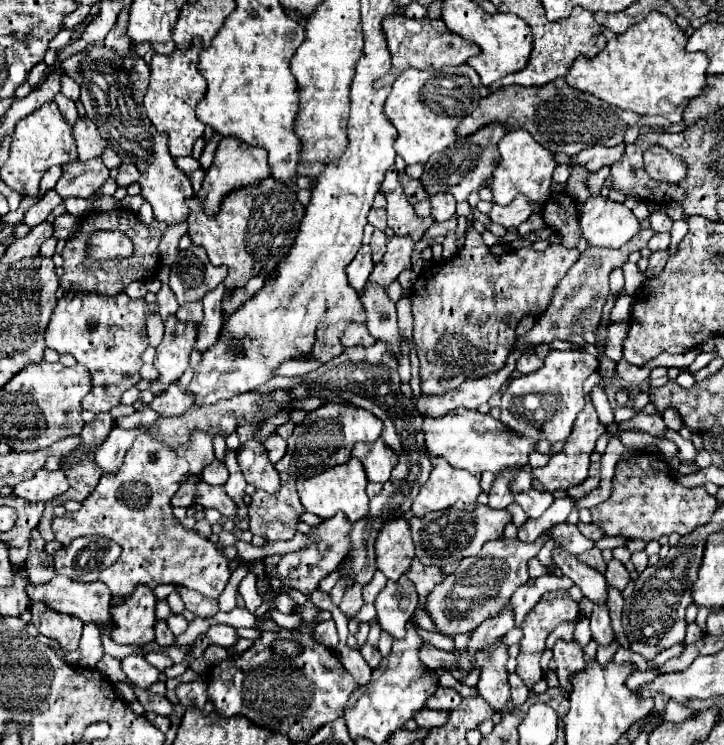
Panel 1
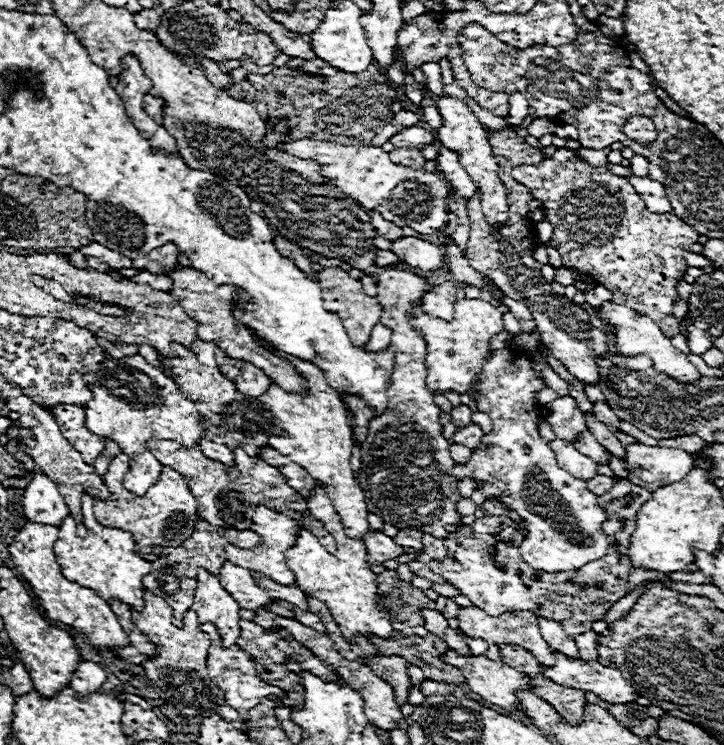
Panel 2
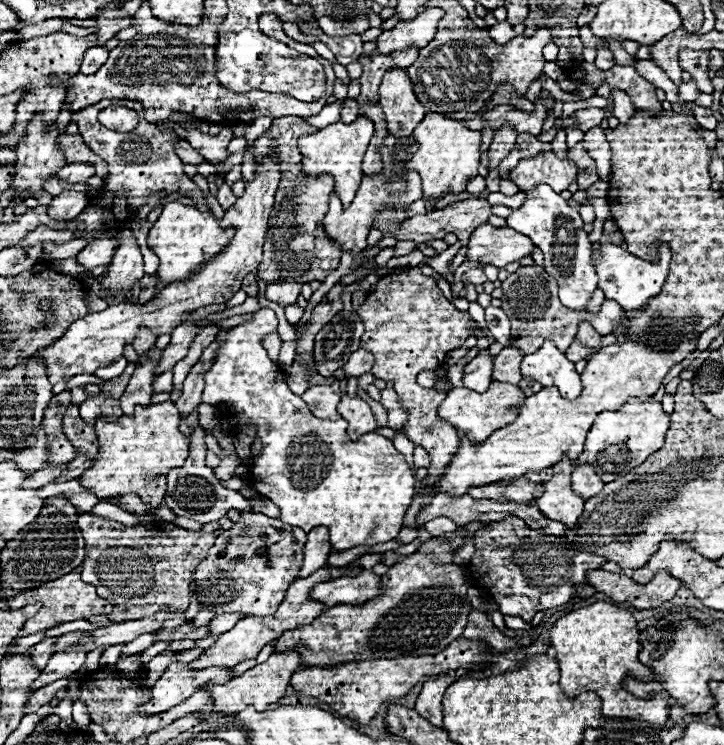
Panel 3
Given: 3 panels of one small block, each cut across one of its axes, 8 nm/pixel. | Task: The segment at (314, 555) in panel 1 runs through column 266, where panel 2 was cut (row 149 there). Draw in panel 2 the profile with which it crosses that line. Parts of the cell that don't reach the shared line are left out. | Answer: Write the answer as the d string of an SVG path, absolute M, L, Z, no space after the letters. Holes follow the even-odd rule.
M566 146L558 148L552 158L544 158L536 166L516 166L512 170L512 176L514 180L530 188L532 196L542 202L546 220L554 226L550 244L560 252L566 268L576 268L582 274L590 276L594 282L606 286L612 292L614 304L626 304L628 308L636 308L636 312L652 316L652 320L660 324L664 336L672 338L680 332L680 324L672 316L672 304L678 298L676 282L684 278L688 266L682 258L682 250L690 250L690 244L698 242L700 236L692 226L688 226L674 214L650 212L626 178L612 174L608 168L590 166Z

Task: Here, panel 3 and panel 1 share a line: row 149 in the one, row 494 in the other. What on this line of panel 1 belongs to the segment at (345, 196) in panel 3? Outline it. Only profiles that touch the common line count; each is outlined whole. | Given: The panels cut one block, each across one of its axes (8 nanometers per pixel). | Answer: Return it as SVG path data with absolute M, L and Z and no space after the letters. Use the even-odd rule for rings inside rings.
M350 458L346 464L338 464L316 476L310 476L310 478L298 476L296 478L298 496L300 496L306 512L328 518L328 516L334 516L338 510L342 510L350 522L356 522L368 514L366 484L368 484L368 478L364 476L364 466L356 458Z

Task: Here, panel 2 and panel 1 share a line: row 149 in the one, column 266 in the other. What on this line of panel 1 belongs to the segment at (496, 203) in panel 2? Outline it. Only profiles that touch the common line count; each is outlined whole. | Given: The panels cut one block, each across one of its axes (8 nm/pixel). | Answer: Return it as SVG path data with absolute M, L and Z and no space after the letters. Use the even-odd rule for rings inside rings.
M248 440L248 444L242 444L238 450L238 464L248 484L254 484L256 488L262 488L270 494L278 492L278 472L270 462L268 452L264 452L264 444L260 440Z

